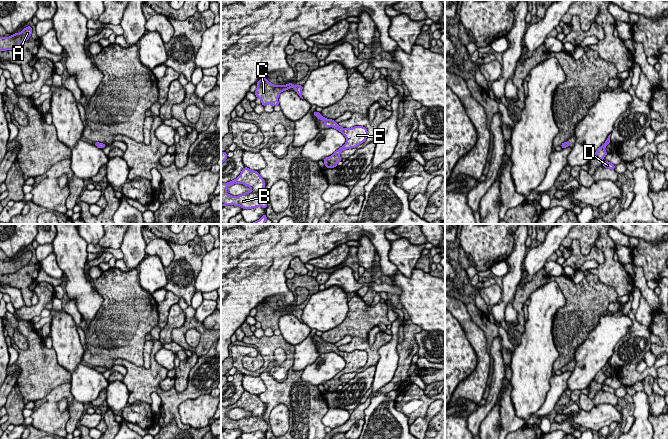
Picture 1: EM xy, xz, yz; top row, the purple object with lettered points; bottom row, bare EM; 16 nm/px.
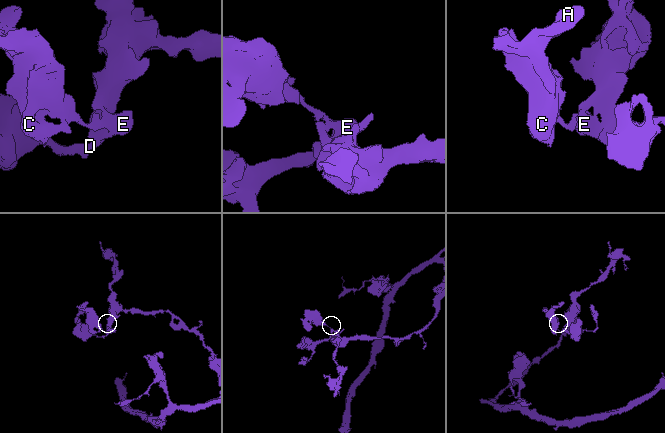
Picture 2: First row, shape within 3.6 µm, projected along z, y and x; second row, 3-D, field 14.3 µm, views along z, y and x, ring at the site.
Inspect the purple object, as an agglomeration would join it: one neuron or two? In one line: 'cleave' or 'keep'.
keep

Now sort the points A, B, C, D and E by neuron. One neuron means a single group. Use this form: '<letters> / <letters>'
A B C D E

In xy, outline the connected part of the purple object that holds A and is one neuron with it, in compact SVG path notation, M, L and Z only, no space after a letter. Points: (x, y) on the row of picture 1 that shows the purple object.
M28 26L20 33L15 33L9 37L0 37L0 51L12 50L18 47L29 39L32 31L32 27Z

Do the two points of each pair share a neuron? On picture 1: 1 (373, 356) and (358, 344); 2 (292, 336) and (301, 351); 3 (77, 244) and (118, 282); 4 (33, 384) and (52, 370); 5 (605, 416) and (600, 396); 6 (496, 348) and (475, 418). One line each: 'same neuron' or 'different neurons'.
1: same neuron
2: different neurons
3: different neurons
4: same neuron
5: different neurons
6: same neuron

